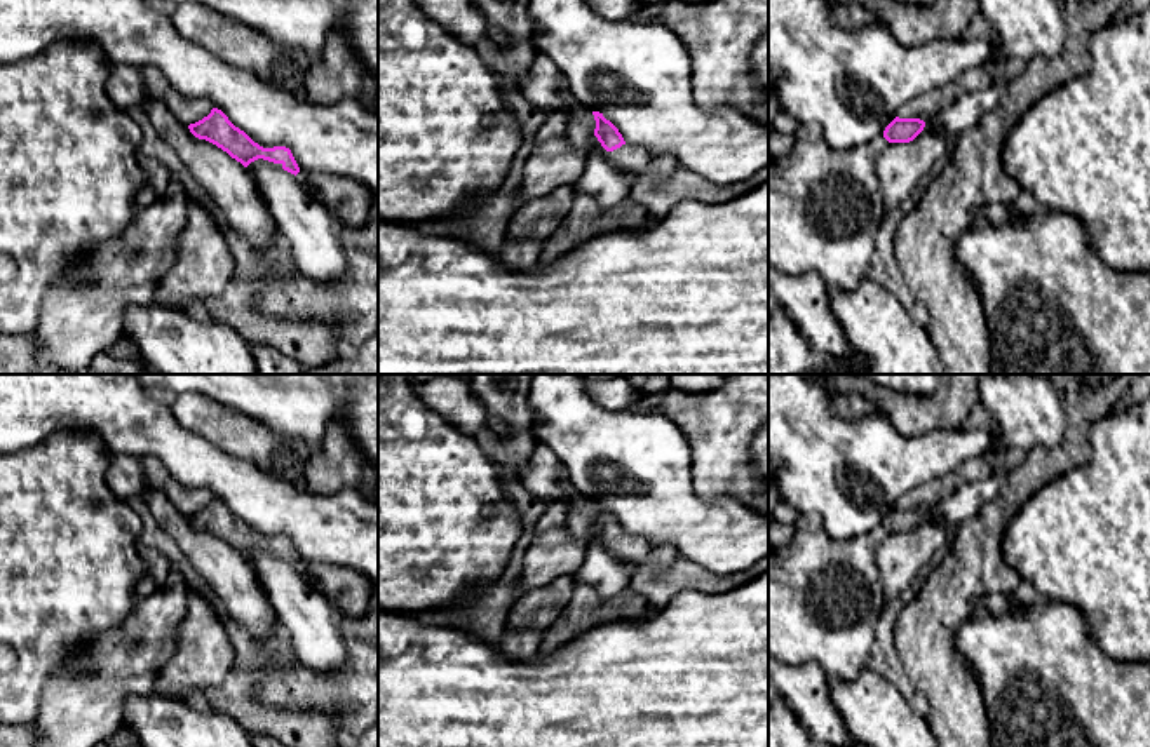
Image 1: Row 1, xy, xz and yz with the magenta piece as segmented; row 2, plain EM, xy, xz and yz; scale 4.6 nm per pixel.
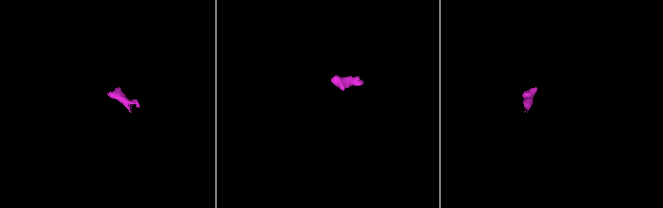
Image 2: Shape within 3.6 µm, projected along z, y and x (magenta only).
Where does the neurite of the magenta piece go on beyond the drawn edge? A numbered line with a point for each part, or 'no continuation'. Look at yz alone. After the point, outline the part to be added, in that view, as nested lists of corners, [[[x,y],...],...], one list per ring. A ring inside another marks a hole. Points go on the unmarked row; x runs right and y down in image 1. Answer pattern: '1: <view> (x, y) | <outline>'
no continuation

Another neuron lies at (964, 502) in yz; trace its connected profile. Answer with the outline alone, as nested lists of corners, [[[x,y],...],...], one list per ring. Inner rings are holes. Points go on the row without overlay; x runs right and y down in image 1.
[[[995,467],[986,479],[951,486],[950,495],[925,515],[943,521],[950,529],[957,529],[964,522],[974,522],[978,512],[1000,495],[1005,475],[1004,468]]]

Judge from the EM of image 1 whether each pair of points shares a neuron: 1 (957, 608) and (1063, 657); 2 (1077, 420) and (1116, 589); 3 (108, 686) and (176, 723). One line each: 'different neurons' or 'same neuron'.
1: different neurons
2: different neurons
3: different neurons

